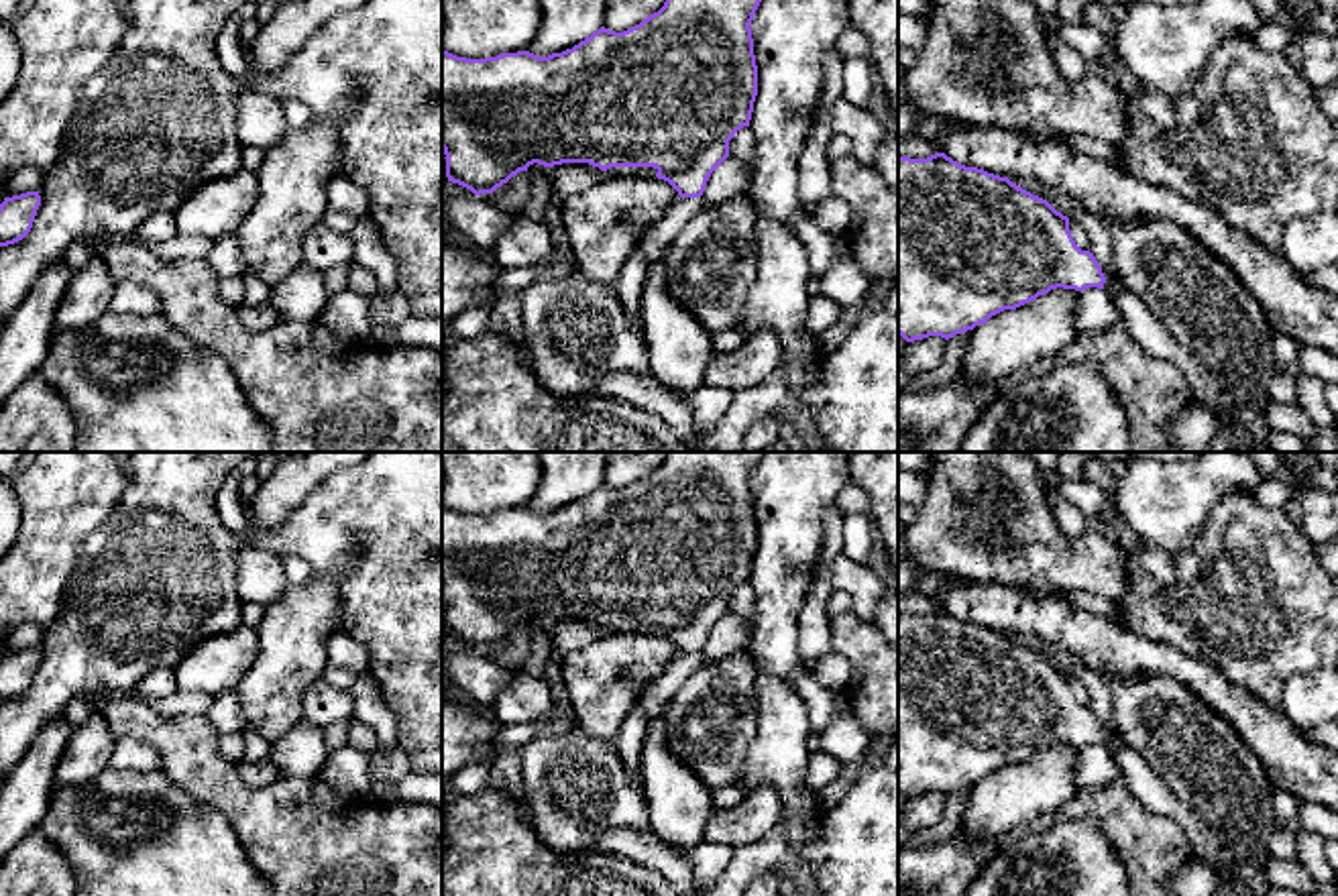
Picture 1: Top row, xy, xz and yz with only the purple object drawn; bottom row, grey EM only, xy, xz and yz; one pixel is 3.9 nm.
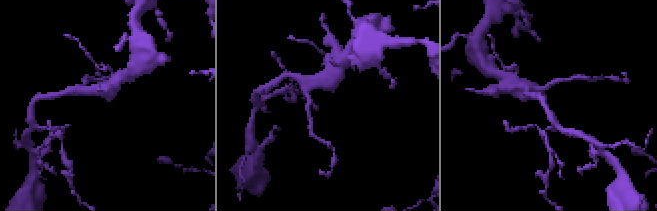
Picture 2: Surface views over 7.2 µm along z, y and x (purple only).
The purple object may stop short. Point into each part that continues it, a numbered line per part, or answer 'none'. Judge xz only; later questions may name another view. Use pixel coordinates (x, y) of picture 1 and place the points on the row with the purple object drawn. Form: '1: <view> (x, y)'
1: xz (628, 172)

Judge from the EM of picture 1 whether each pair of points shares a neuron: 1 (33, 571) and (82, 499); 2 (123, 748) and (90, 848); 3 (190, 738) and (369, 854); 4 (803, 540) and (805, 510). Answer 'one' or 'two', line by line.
1: one
2: two
3: one
4: one

